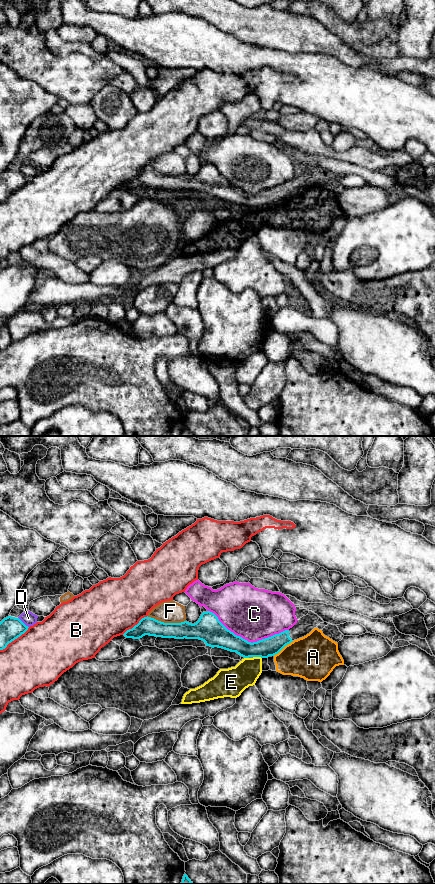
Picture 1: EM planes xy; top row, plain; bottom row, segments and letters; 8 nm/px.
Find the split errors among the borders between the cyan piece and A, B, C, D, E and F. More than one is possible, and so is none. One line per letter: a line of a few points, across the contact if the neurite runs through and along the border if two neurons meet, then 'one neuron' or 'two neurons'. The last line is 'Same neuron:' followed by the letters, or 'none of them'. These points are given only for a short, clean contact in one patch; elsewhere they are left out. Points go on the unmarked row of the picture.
A: line xy (293, 193), (286, 196), (273, 207); two neurons
B: two neurons
C: two neurons
D: two neurons
E: line xy (253, 208), (261, 210); two neurons
F: two neurons
Same neuron: none of them

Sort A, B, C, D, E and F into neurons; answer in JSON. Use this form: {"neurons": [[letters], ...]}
{"neurons": [["A", "E"], ["B"], ["C"], ["D"], ["F"]]}

